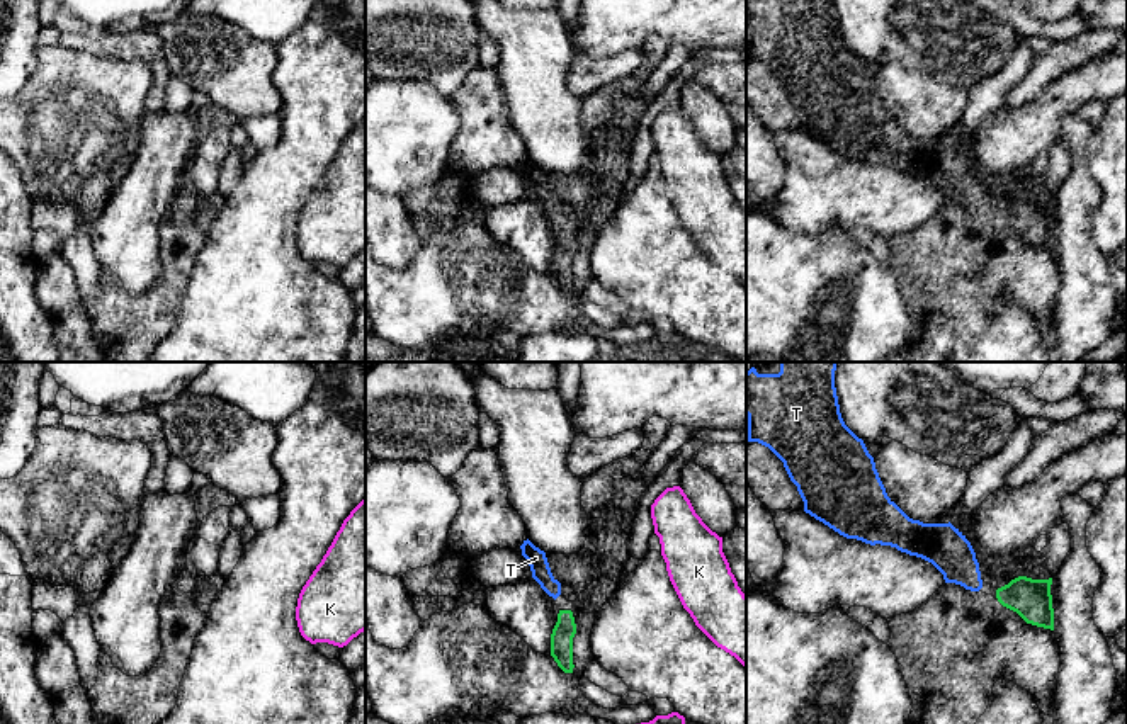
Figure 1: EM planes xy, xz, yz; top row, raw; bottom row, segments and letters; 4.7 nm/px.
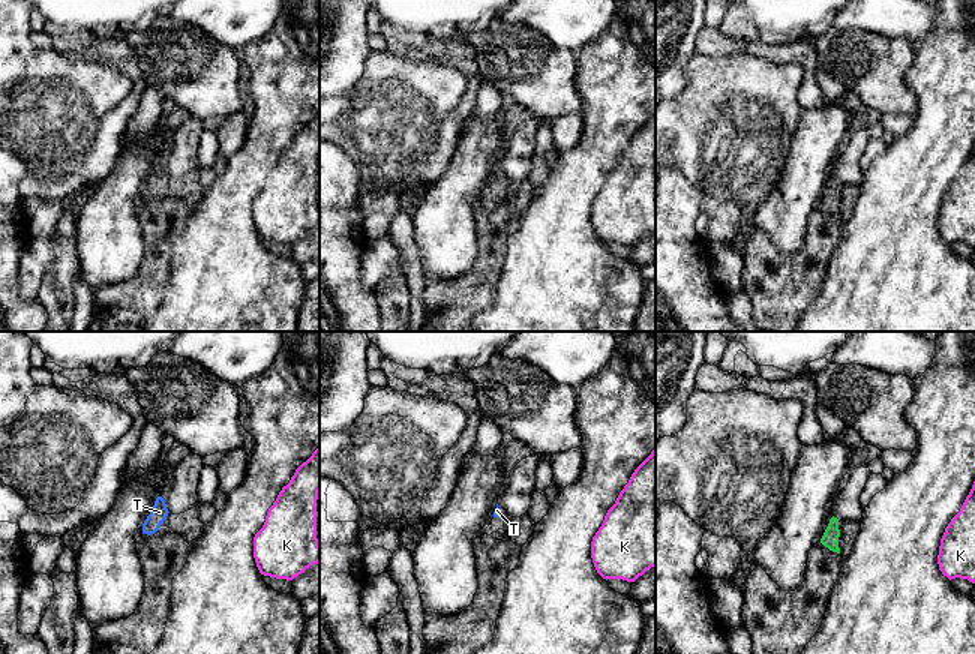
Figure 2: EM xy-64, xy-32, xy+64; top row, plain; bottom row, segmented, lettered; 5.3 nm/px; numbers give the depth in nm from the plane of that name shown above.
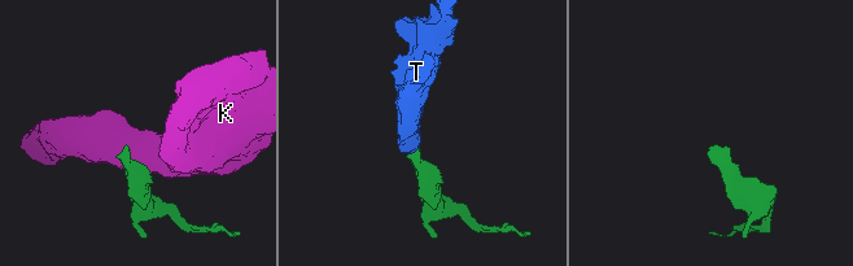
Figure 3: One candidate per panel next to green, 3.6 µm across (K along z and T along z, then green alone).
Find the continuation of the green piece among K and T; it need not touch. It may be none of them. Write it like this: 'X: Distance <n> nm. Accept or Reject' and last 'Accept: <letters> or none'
K: Distance 400 nm. Reject
T: Distance 60 nm. Accept
Accept: T

